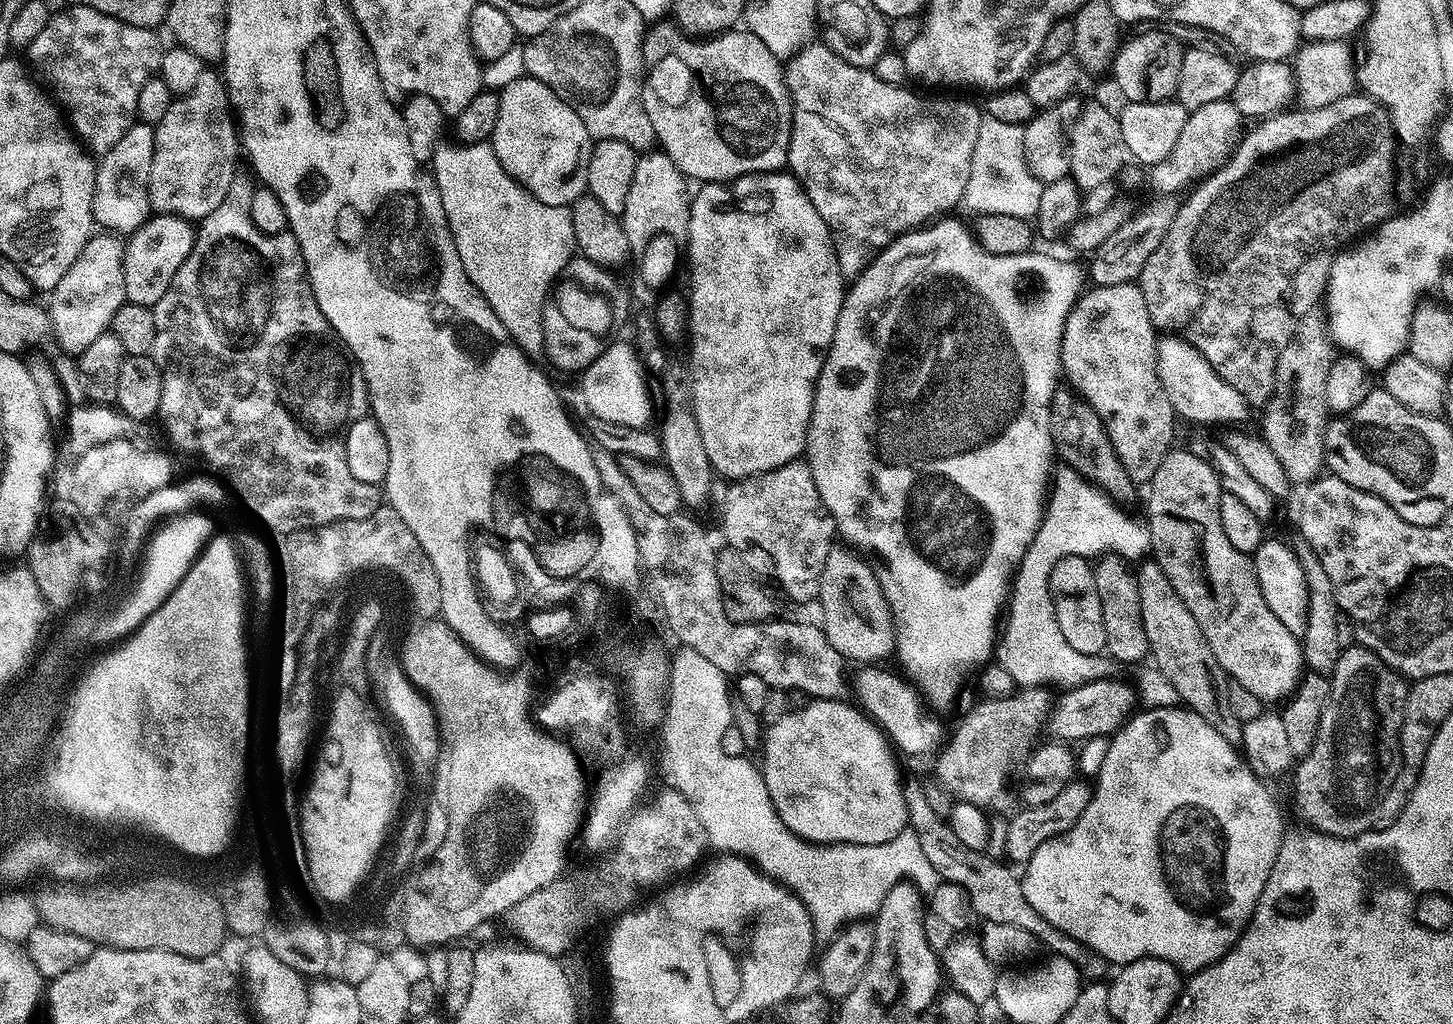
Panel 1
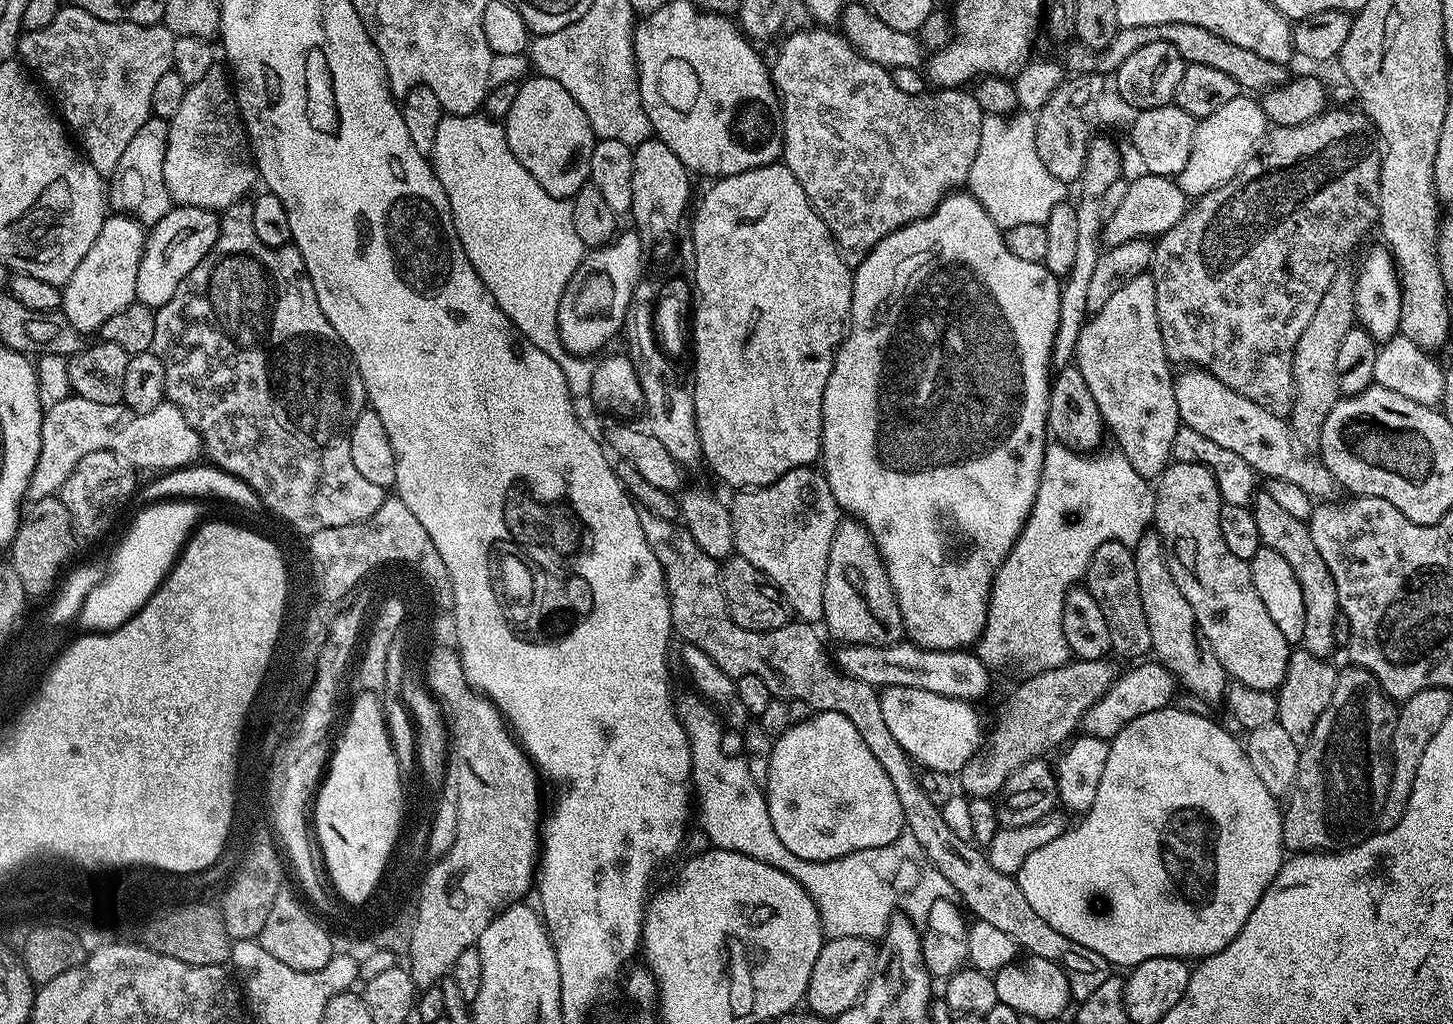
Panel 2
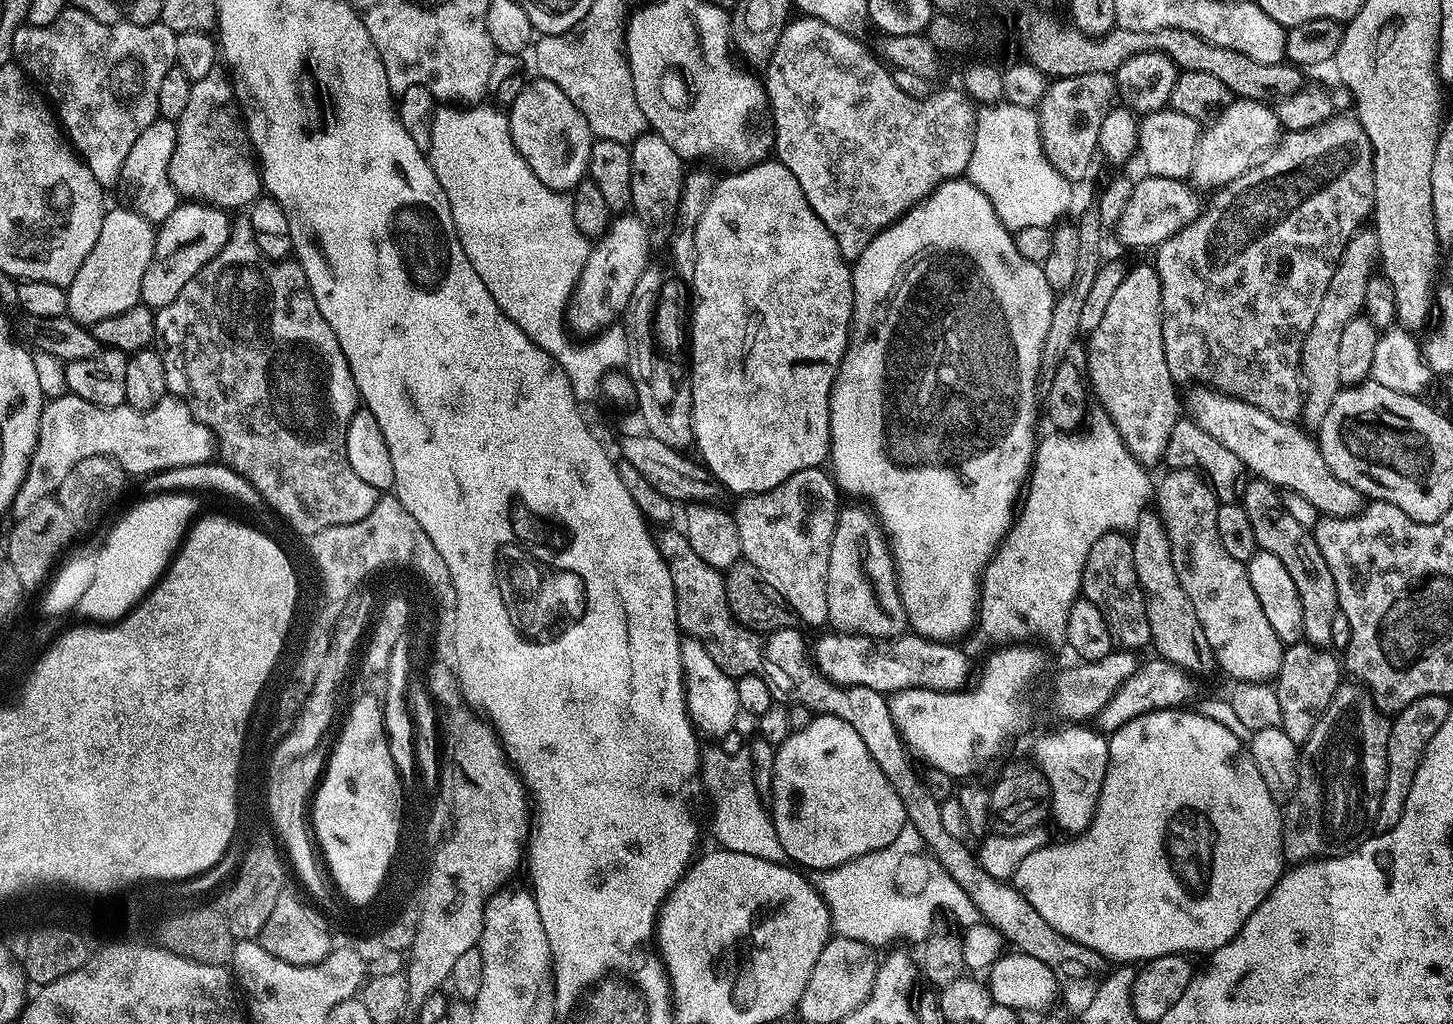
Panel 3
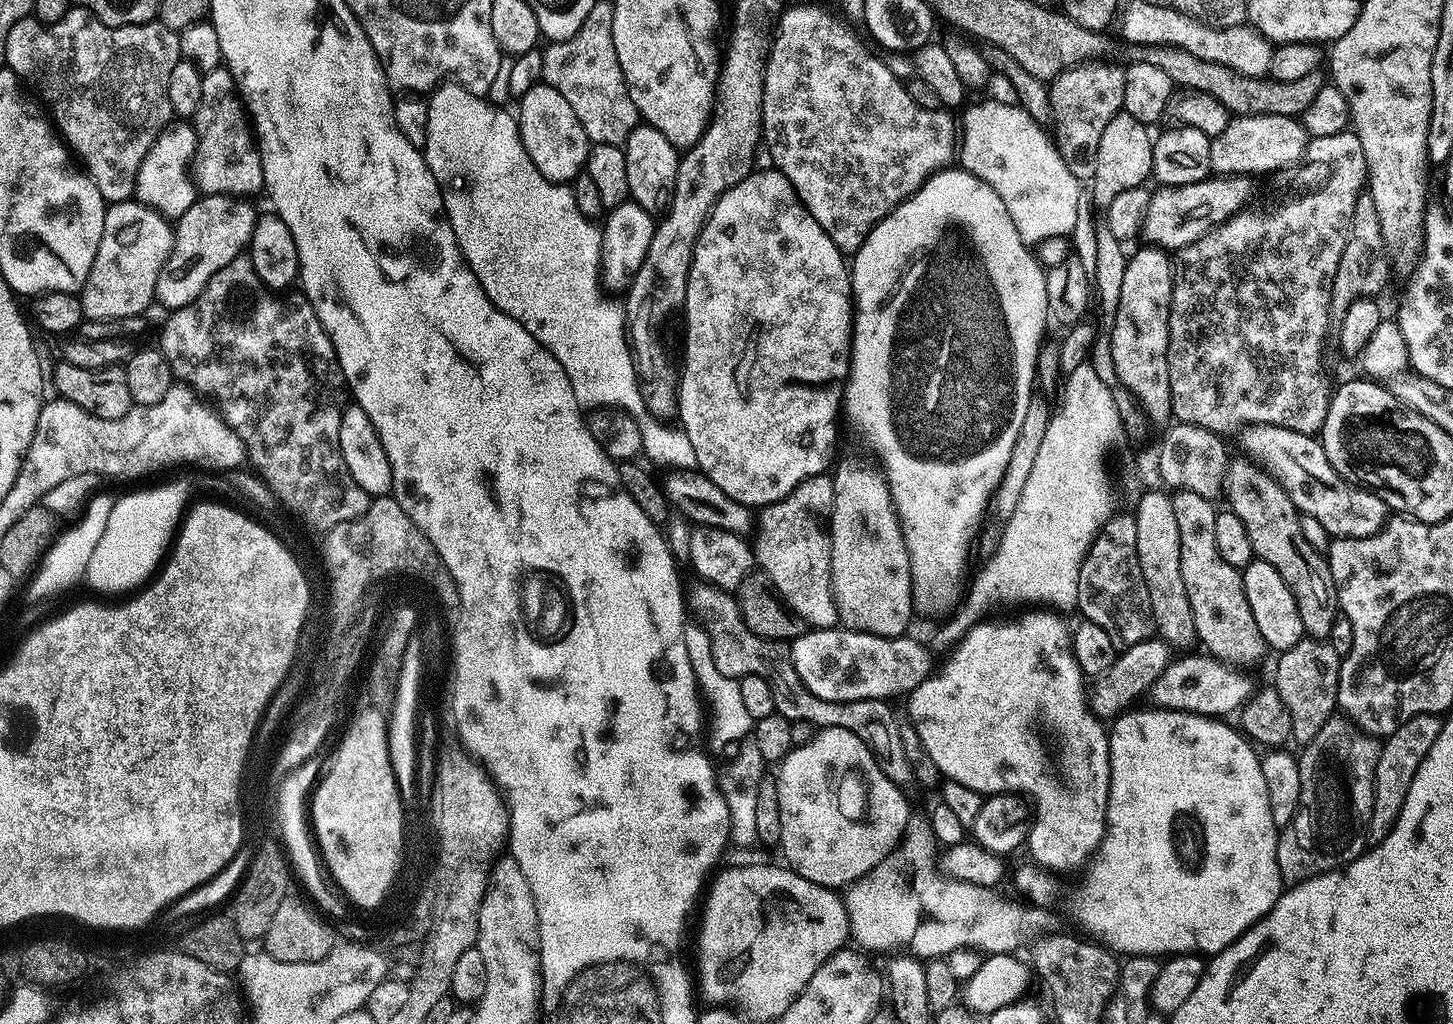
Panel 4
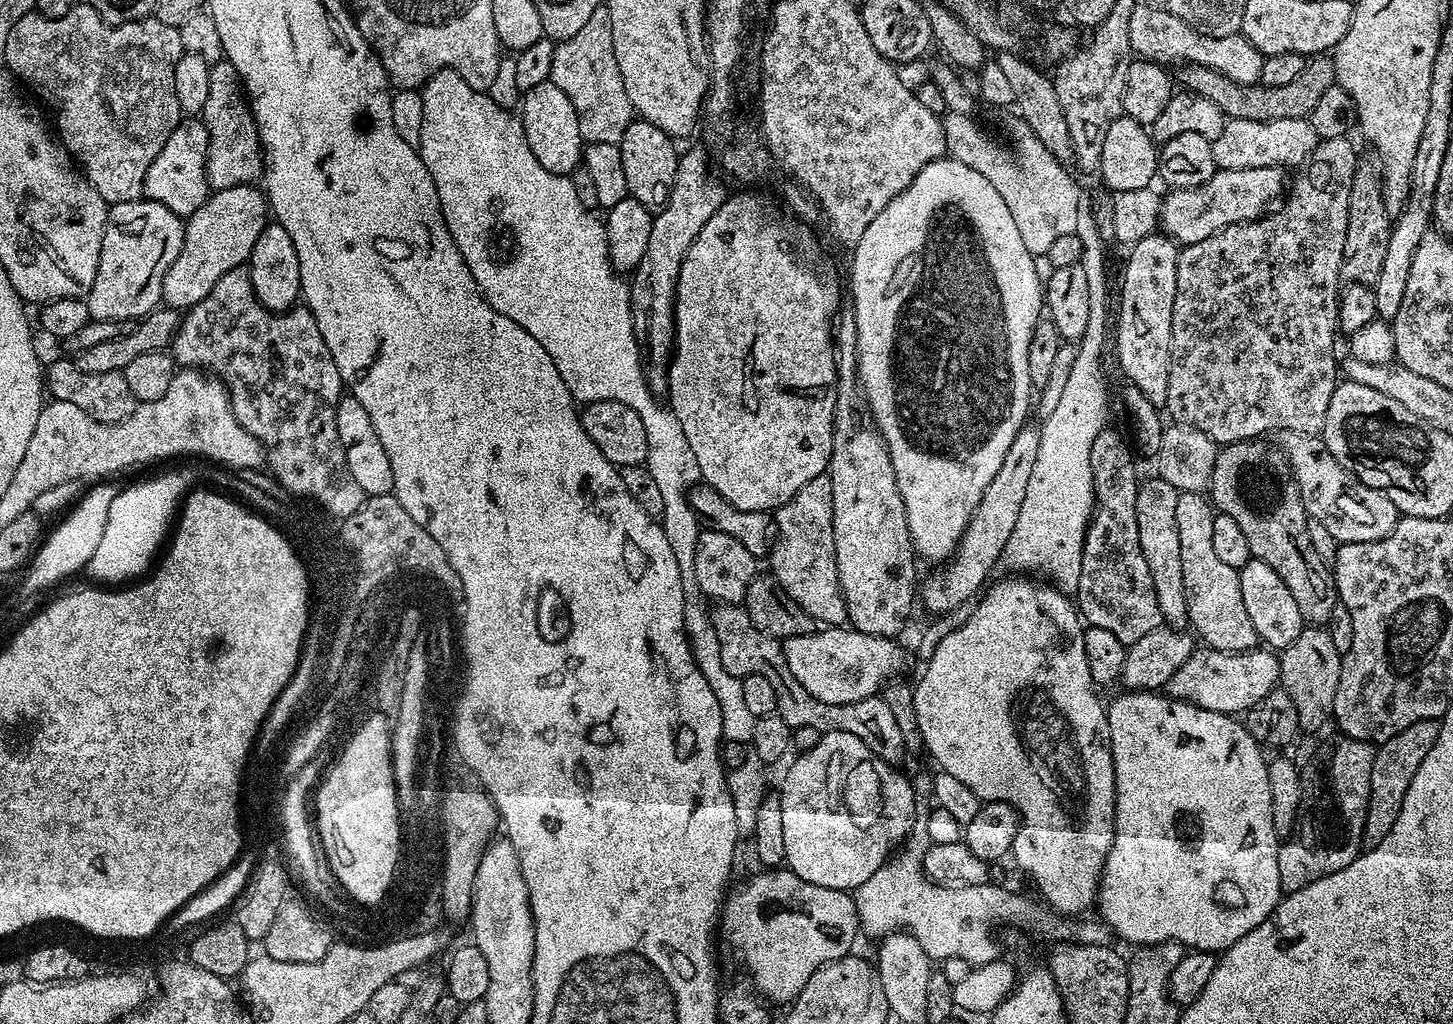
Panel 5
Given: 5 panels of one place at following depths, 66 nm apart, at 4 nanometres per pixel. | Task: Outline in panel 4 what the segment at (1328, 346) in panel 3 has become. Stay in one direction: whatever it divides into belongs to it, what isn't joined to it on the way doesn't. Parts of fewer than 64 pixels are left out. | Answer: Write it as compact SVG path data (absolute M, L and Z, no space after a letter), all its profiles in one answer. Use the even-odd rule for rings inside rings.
M1361 194L1354 206L1354 218L1350 222L1346 250L1342 250L1342 262L1338 262L1338 274L1334 274L1331 315L1336 318L1344 316L1348 307L1362 296L1379 297L1379 292L1388 284L1388 276L1390 257L1382 238L1382 222L1378 222L1378 210L1371 196Z

